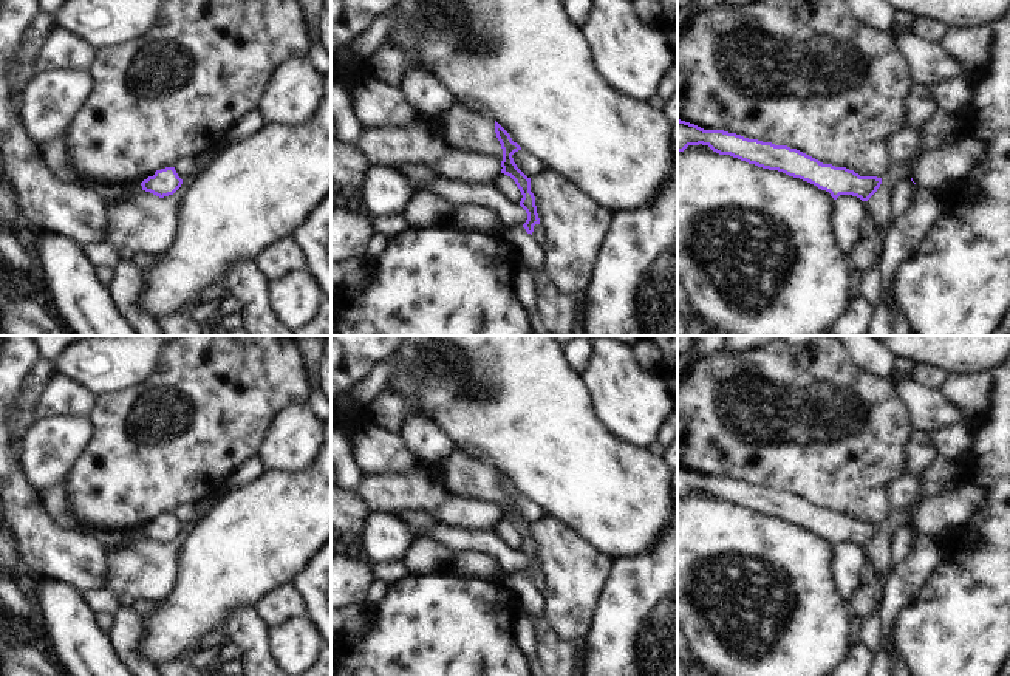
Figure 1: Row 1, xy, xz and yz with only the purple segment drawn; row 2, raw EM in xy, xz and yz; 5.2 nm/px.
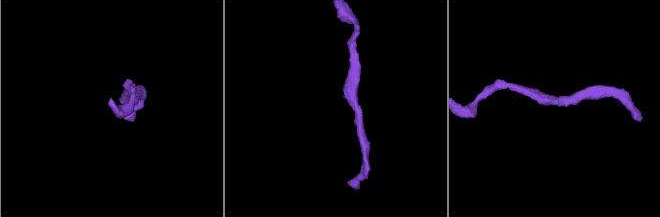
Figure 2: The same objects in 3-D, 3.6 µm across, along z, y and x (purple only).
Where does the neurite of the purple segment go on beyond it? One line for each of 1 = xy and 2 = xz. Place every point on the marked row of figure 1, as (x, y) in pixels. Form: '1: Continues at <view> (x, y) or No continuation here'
1: No continuation here
2: No continuation here.

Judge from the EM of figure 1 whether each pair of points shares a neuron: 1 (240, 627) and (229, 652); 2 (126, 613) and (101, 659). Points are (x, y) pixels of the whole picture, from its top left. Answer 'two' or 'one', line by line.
1: two
2: two

